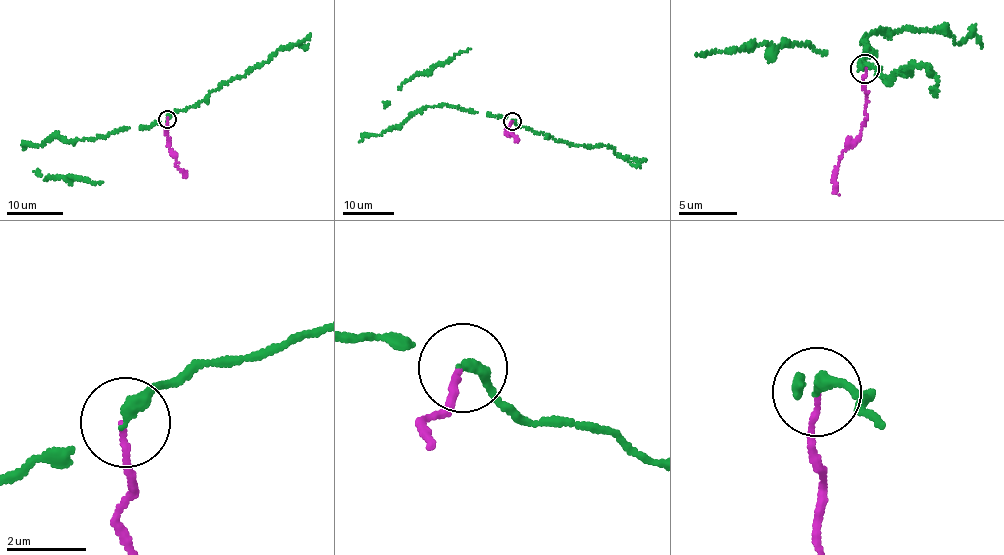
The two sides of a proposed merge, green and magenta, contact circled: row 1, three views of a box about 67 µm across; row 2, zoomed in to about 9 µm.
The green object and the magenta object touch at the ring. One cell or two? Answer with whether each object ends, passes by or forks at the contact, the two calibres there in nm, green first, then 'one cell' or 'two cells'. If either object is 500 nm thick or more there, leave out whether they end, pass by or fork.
green passes by; magenta ends; calibres 200 and 140 nm; two cells

